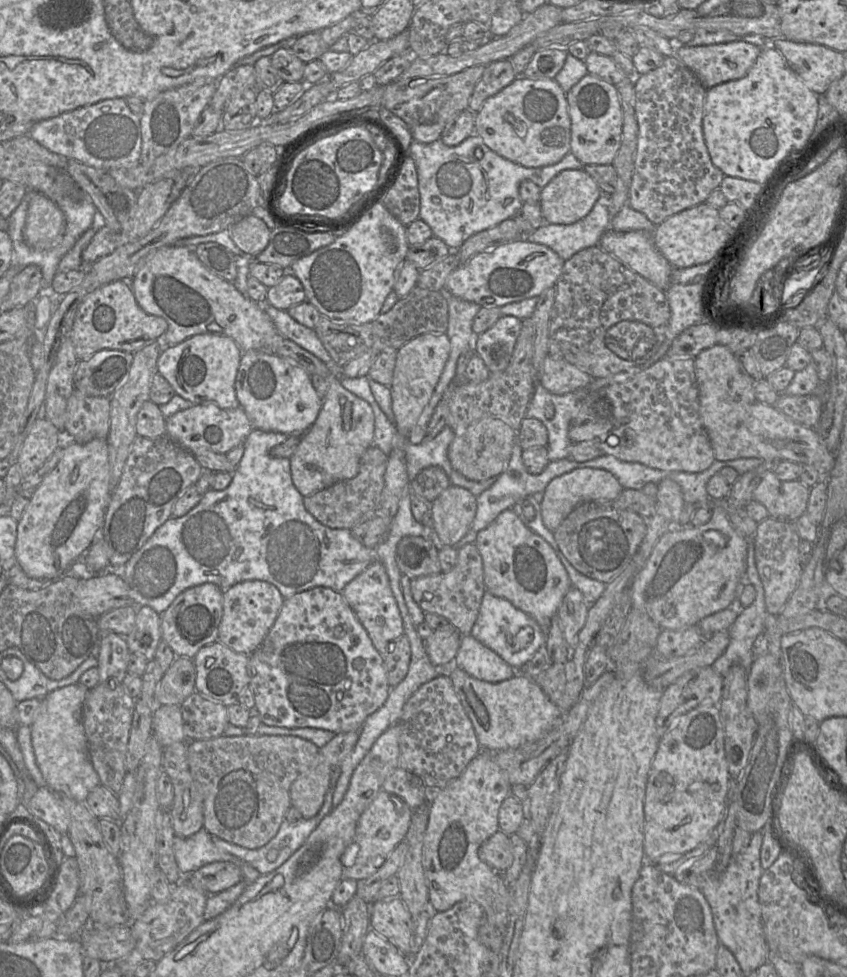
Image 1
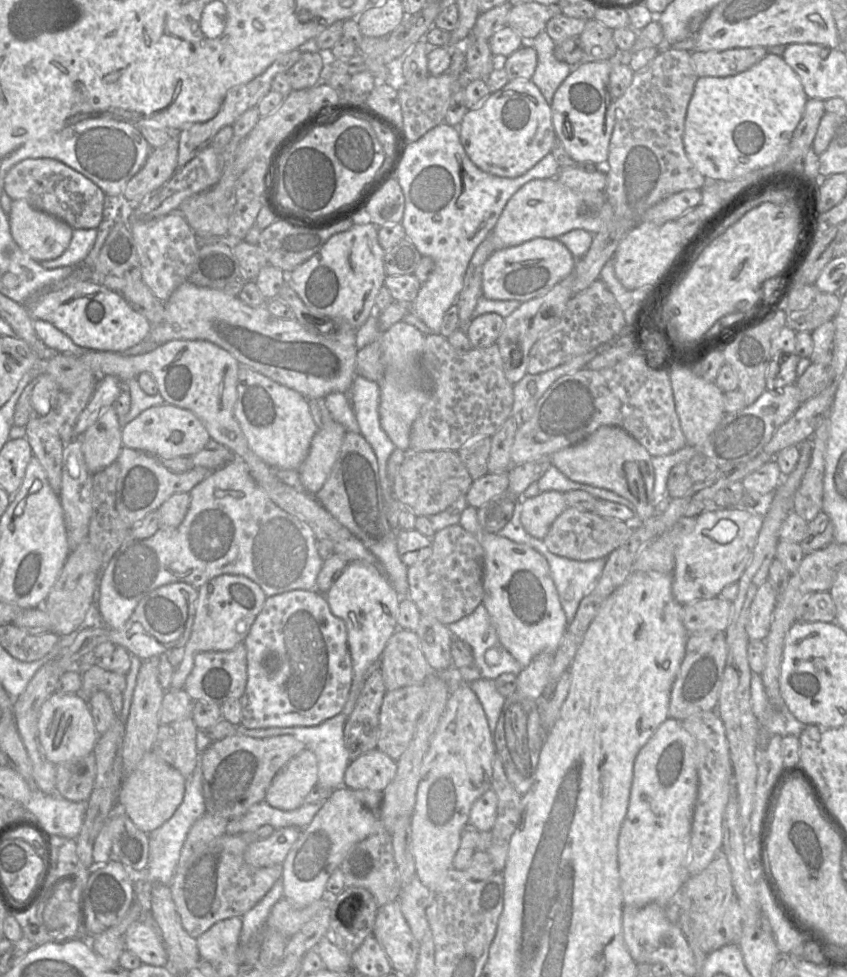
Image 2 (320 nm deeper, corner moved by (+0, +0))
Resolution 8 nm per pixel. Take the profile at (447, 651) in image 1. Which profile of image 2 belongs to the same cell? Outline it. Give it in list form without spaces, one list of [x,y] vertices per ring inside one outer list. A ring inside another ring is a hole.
[[[398,629],[388,640],[379,668],[387,692],[422,684],[432,671],[416,632],[405,629]]]

